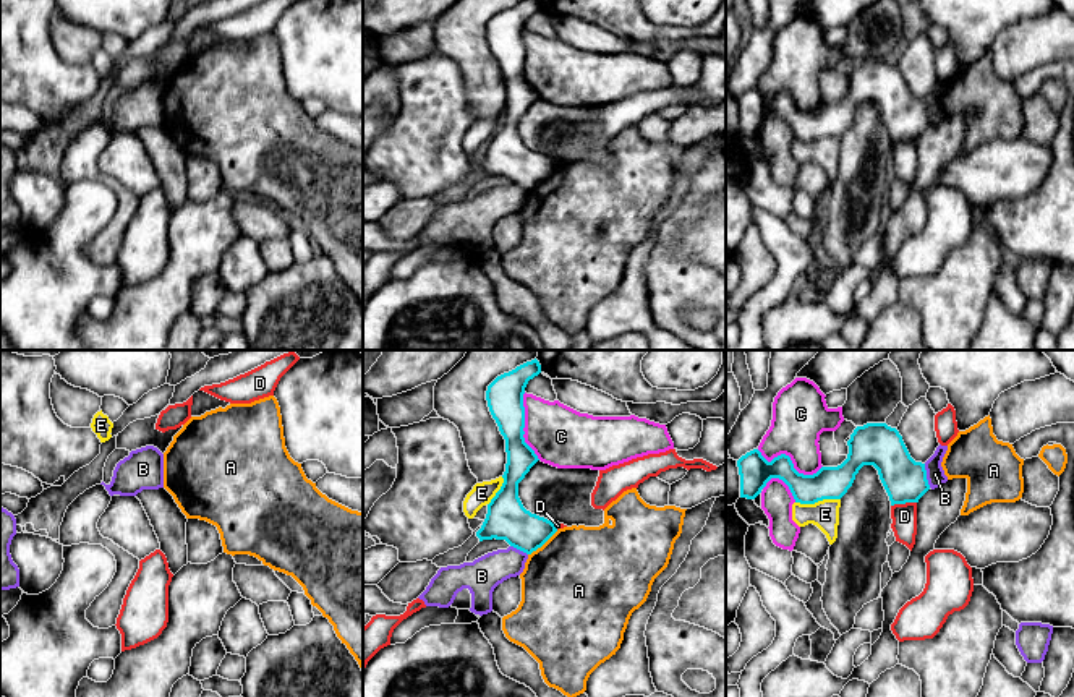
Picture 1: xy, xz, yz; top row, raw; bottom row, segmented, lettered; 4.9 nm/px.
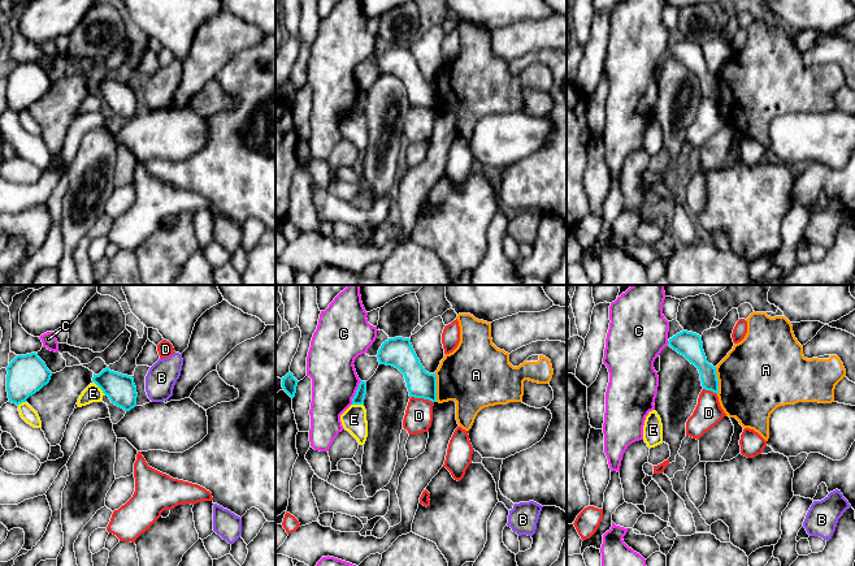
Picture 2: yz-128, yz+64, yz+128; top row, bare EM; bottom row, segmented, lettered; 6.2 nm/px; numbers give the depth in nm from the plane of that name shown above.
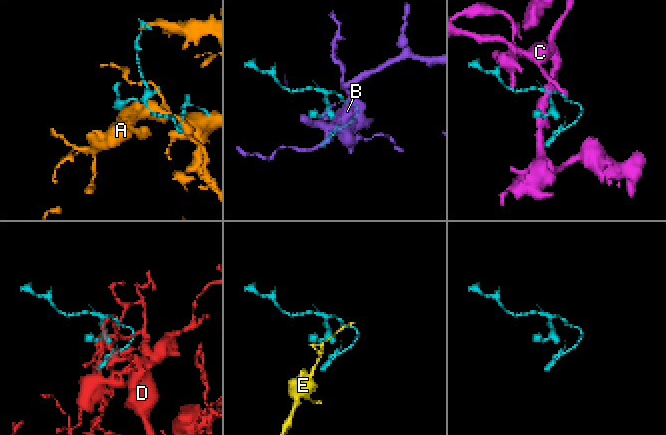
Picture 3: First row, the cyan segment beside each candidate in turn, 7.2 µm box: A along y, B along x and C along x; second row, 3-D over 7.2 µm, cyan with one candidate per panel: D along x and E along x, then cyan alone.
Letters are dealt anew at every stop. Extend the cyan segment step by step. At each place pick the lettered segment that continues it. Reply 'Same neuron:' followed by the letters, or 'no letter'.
Same neuron: no letter

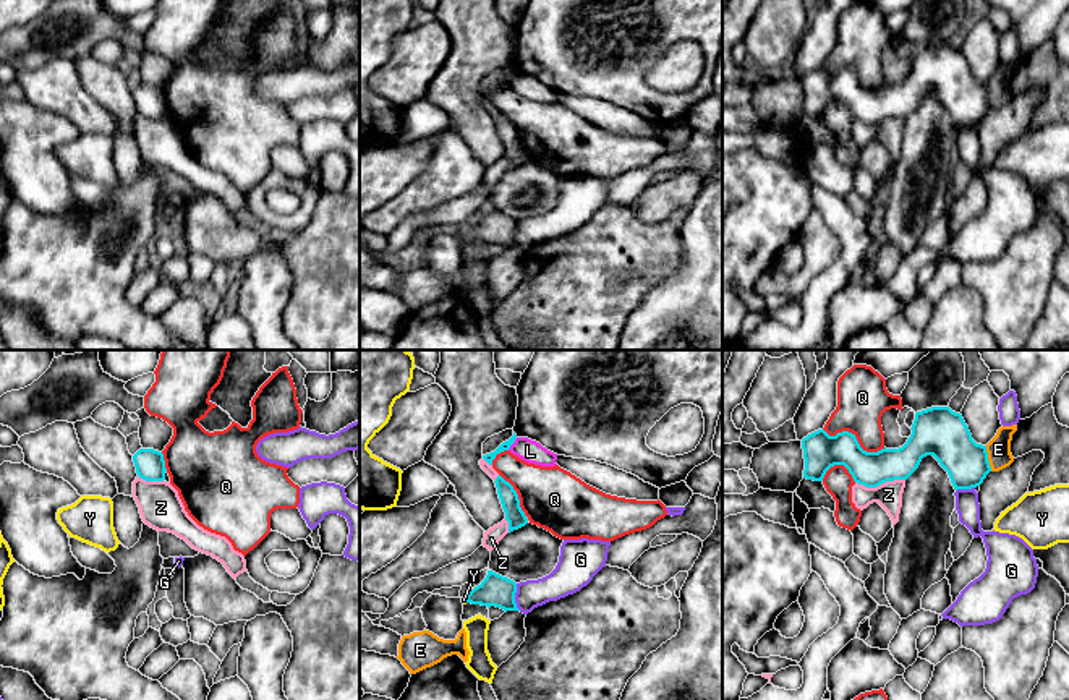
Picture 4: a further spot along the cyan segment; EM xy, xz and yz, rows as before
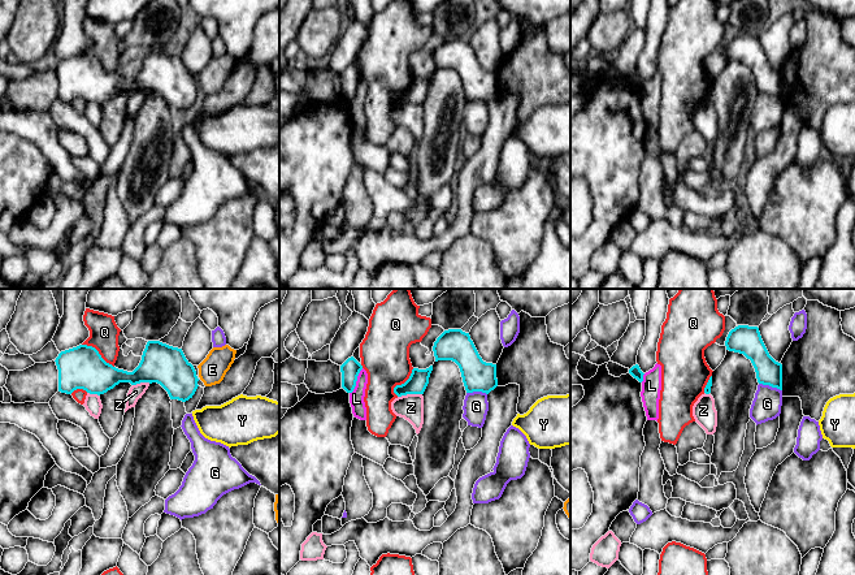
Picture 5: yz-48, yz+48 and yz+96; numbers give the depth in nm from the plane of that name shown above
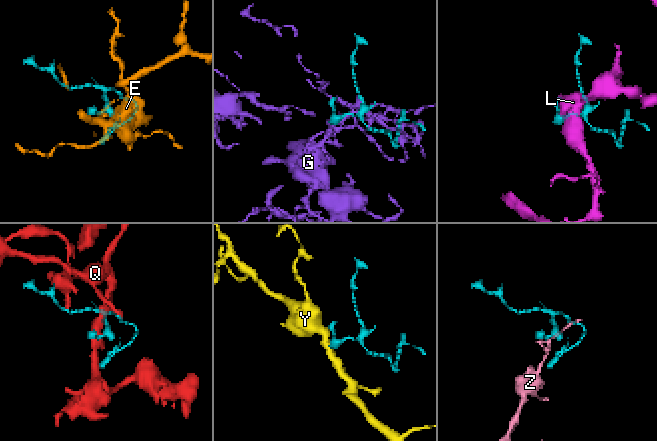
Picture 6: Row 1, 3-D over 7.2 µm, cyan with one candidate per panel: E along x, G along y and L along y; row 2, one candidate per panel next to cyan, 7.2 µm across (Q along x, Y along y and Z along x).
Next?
Same neuron: no letter

